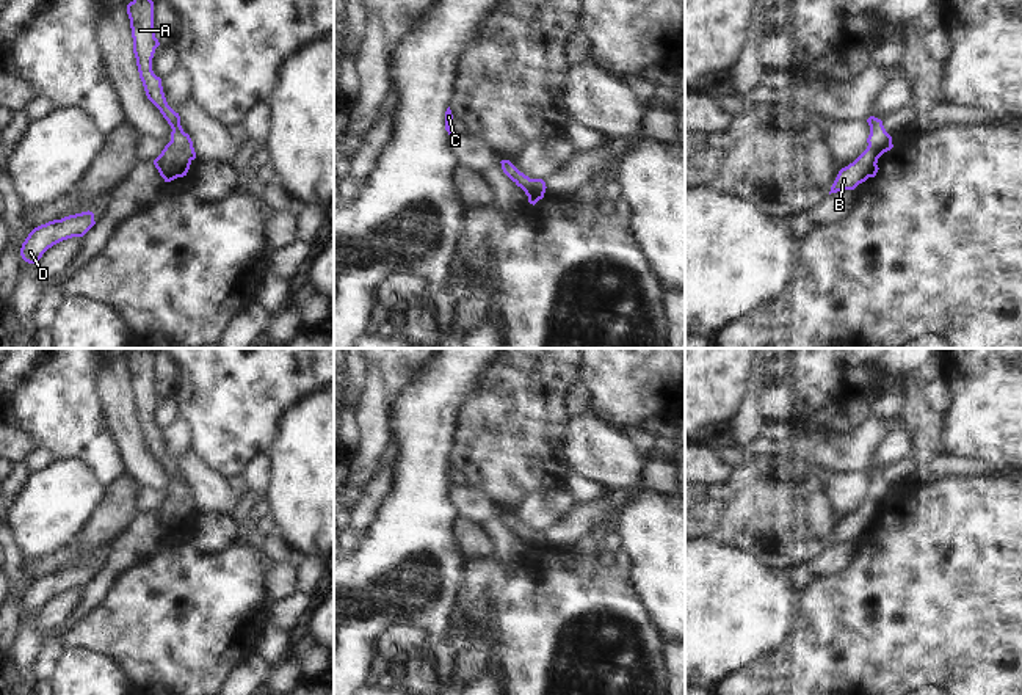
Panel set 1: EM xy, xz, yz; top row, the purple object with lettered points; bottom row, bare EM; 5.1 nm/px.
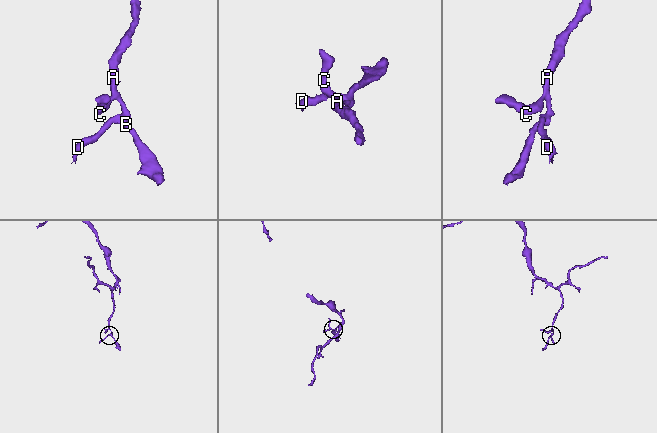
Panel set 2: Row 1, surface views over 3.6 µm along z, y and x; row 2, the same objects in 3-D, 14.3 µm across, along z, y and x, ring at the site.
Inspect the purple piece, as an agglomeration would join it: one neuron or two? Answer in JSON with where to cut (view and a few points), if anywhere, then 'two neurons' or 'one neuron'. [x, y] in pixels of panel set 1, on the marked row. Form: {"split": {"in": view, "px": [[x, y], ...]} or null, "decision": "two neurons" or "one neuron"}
{"split": null, "decision": "one neuron"}

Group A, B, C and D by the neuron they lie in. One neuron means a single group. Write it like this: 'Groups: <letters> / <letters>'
Groups: A B C D

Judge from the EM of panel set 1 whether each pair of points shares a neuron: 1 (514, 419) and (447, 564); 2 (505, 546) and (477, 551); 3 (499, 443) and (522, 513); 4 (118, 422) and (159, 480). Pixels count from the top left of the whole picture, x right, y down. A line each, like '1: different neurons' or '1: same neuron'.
1: different neurons
2: different neurons
3: different neurons
4: same neuron

